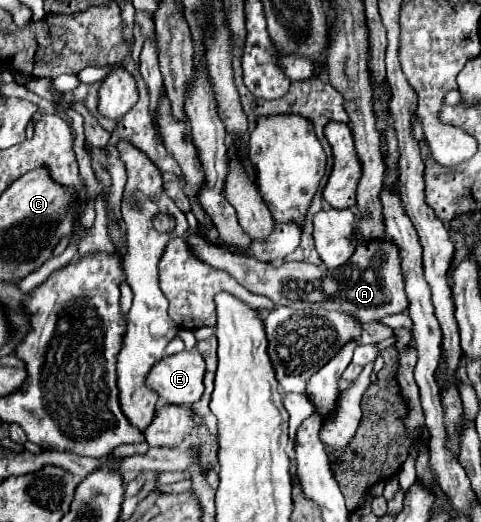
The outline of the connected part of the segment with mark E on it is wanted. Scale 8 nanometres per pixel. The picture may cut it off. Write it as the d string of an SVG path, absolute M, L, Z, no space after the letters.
M197 349L181 351L177 355L159 361L149 377L147 385L159 393L167 403L193 405L201 399L205 385L205 361Z

